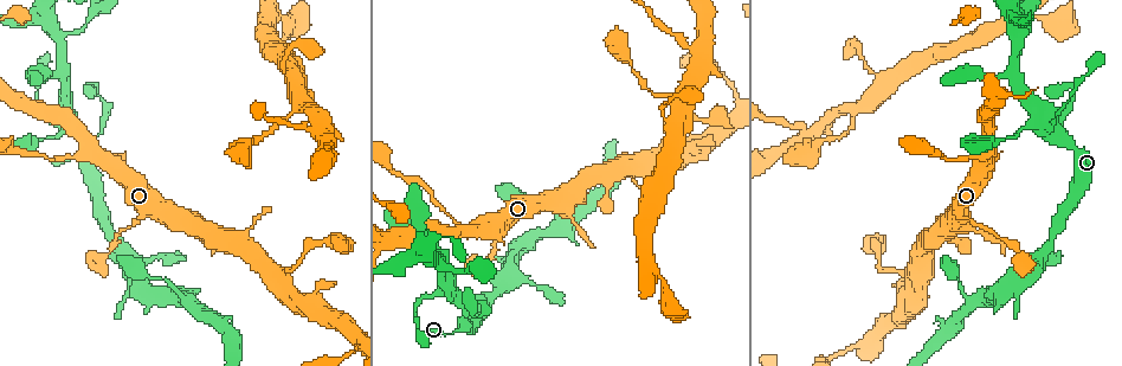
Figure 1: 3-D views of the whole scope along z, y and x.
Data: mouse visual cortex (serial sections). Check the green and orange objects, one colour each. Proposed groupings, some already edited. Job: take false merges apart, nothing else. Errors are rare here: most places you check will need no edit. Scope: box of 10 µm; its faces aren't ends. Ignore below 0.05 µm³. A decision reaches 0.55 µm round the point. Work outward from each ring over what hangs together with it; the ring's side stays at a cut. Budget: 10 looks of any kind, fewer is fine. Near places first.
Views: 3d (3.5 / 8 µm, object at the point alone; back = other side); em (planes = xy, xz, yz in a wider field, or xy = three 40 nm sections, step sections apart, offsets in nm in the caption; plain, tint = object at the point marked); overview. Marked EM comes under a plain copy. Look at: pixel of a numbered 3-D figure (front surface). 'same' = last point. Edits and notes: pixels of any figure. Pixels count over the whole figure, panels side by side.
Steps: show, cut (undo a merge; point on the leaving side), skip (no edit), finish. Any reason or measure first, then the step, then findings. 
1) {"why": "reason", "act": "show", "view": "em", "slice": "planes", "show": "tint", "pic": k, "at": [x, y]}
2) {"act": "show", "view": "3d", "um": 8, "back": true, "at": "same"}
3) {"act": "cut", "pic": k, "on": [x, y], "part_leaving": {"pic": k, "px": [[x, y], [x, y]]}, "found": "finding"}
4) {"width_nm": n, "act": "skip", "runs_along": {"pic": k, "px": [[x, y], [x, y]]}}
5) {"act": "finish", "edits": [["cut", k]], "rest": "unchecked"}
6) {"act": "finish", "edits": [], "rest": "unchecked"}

{"why": "thin arm on a thick one", "act": "show", "view": "3d", "um": 3.5, "back": true, "pic": 1, "at": [473, 229]}

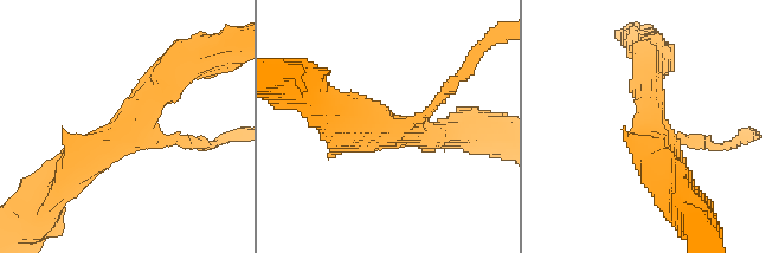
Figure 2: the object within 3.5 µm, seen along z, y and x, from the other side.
{"arms": 3, "arm_widths_nm": [150, 350, 450], "act": "show", "view": "em", "slice": "xy", "step": 2, "show": "tint", "pic": 2, "at": [389, 127]}

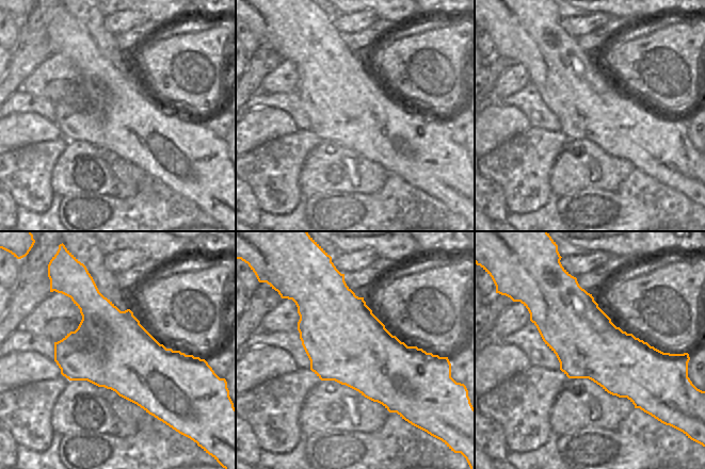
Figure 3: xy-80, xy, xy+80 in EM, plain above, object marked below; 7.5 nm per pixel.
{"act": "skip", "runs_along": {"pic": 2, "px": [[68, 177], [184, 69]]}, "found": "one cell here"}

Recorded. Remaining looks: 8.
{"why": "small branch off a trunk", "act": "show", "view": "3d", "um": 3.5, "pic": 1, "at": [1066, 141]}

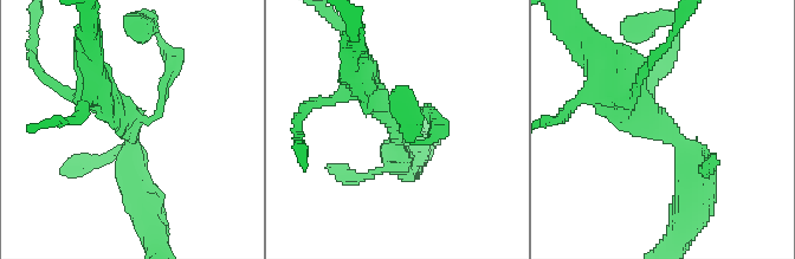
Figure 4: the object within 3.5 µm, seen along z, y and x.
{"arms": 3, "arm_widths_nm": [100, 150, 350], "act": "show", "view": "em", "slice": "planes", "show": "tint", "pic": 4, "at": [396, 128]}

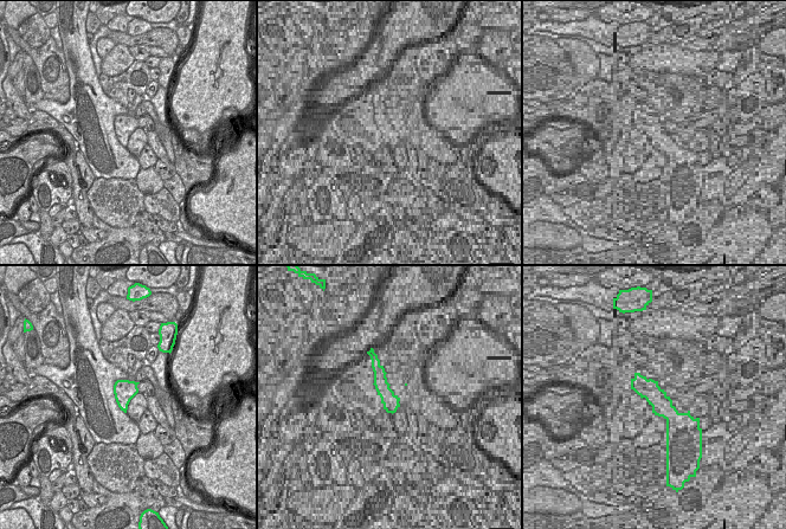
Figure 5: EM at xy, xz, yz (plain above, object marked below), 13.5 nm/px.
{"act": "skip", "runs_along": {"pic": 4, "px": [[709, 160], [693, 160], [609, 83]]}, "found": "one cell here"}

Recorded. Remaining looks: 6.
{"why": "abrupt turn", "act": "show", "view": "3d", "um": 3.5, "back": true, "pic": 1, "at": [57, 35]}

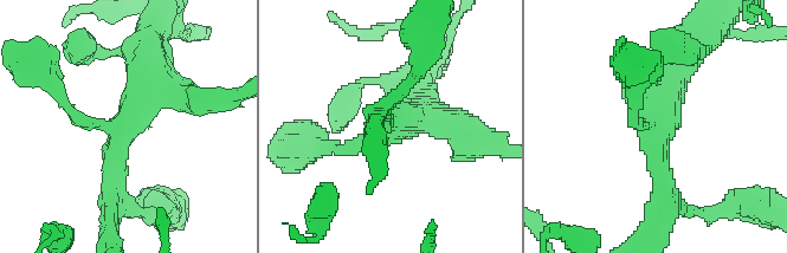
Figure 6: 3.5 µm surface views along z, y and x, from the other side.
{"arms": 3, "arm_widths_nm": [150, 250, 450], "act": "show", "view": "em", "slice": "xy", "step": 5, "show": "tint", "pic": 6, "at": [659, 130]}

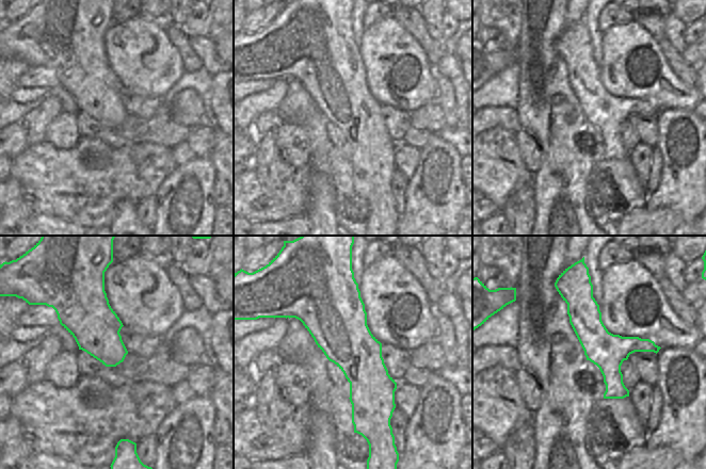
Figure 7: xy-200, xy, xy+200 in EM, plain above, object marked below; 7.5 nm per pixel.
{"act": "show", "view": "em", "slice": "xy", "step": 3, "show": "tint", "at": "same"}

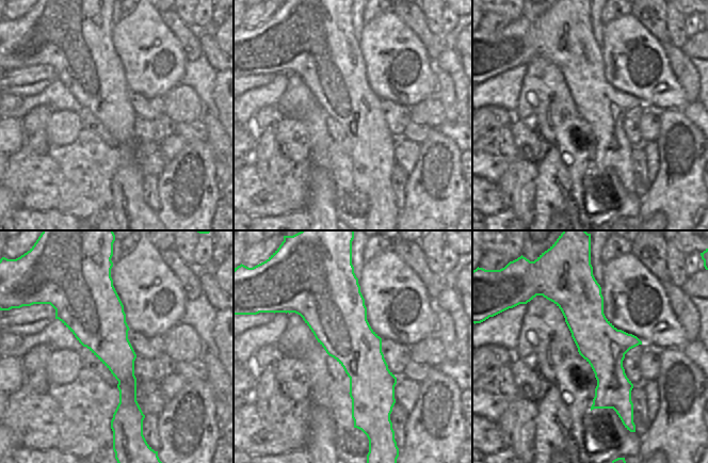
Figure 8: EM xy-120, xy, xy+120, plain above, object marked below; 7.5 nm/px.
{"act": "skip", "runs_along": {"pic": 6, "px": [[110, 205], [147, 59]]}, "found": "continuous, no second cell"}

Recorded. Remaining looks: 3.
{"act": "show", "view": "3d", "um": 3.5, "pic": 1, "at": [974, 300]}

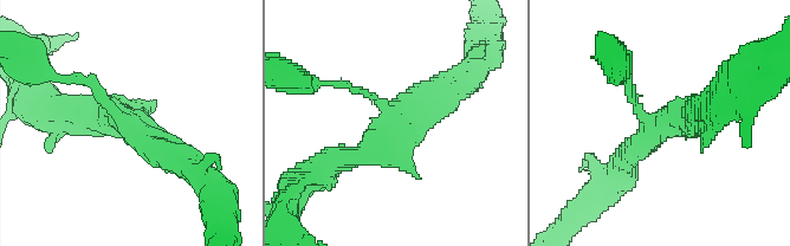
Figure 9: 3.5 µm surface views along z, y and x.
{"why": "now the EM", "act": "show", "view": "em", "slice": "xy", "step": 1, "show": "tint", "pic": 9, "at": [394, 120]}

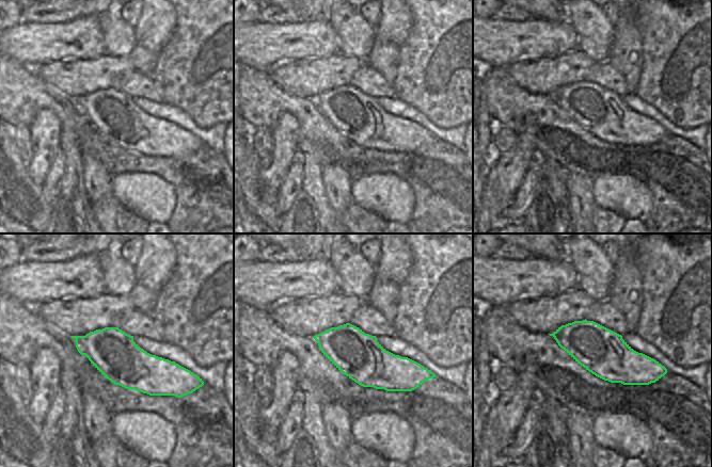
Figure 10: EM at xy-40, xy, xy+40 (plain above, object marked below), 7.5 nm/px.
{"width_nm": 360, "act": "skip", "runs_along": {"pic": 9, "px": [[335, 160], [451, 84]]}, "found": "all the same cell"}

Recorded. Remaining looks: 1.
{"act": "finish", "edits": [], "rest": "unchecked"}

